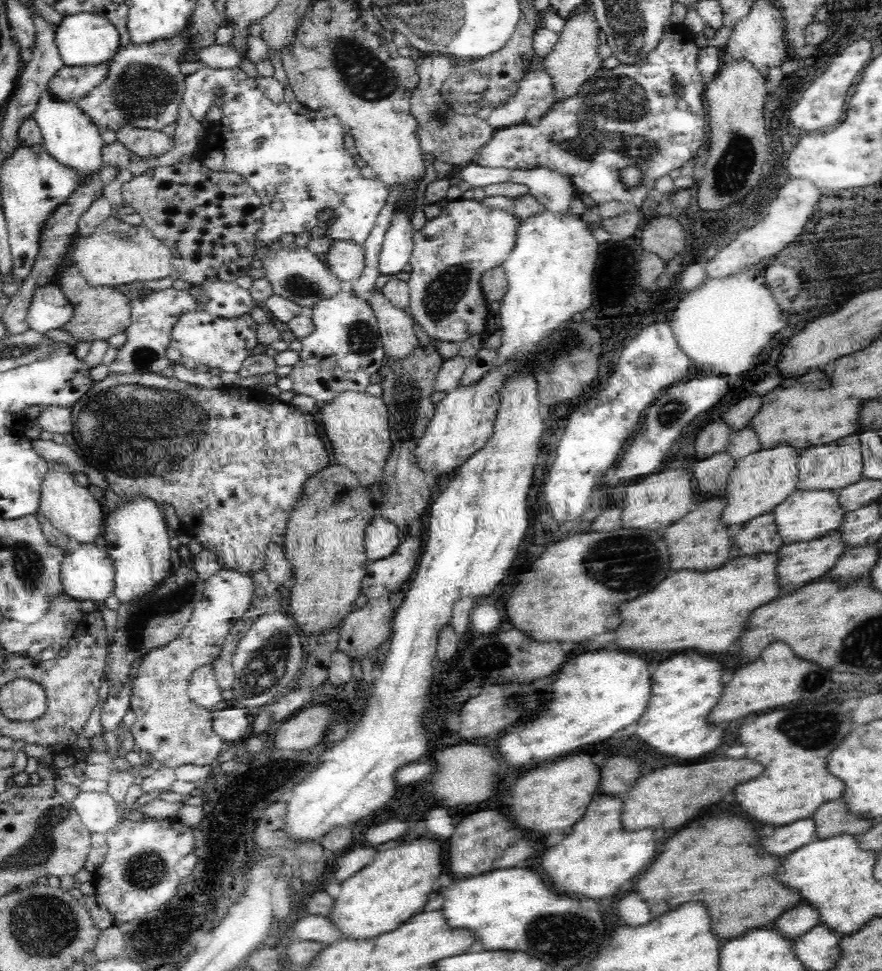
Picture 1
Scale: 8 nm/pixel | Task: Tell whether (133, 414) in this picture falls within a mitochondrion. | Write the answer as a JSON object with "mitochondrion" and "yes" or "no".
{"mitochondrion":"yes"}

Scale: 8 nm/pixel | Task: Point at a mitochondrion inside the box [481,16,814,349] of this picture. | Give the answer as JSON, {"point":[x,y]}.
{"point":[619,98]}

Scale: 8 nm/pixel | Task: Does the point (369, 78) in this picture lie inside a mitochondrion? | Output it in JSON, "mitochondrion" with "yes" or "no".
{"mitochondrion":"yes"}

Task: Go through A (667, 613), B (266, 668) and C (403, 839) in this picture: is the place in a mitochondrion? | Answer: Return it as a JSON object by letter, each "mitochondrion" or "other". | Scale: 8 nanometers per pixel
{"A":"other","B":"mitochondrion","C":"other"}

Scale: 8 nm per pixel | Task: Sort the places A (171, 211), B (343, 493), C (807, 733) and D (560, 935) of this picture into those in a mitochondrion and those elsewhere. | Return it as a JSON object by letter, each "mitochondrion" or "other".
{"A":"other","B":"mitochondrion","C":"mitochondrion","D":"mitochondrion"}

